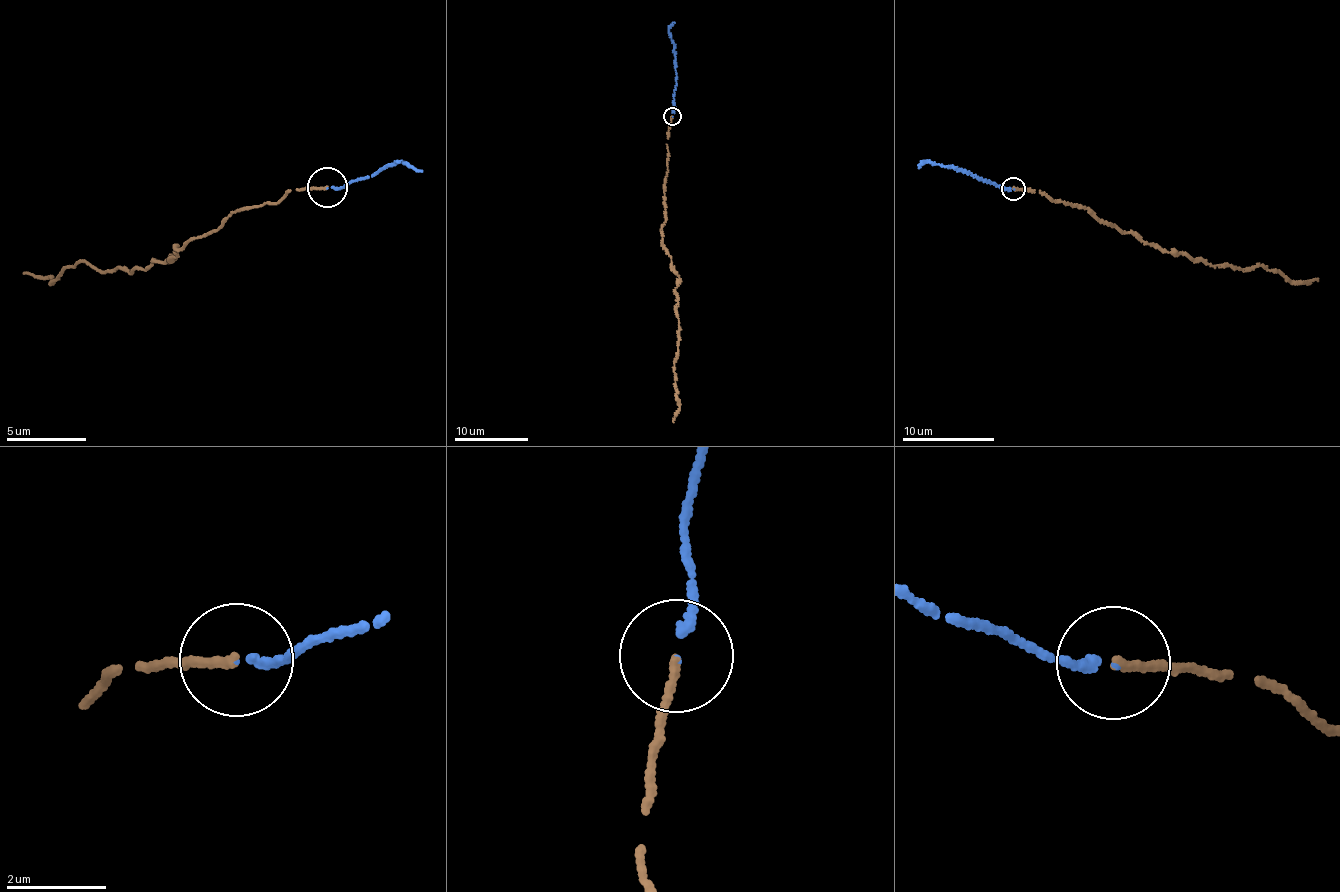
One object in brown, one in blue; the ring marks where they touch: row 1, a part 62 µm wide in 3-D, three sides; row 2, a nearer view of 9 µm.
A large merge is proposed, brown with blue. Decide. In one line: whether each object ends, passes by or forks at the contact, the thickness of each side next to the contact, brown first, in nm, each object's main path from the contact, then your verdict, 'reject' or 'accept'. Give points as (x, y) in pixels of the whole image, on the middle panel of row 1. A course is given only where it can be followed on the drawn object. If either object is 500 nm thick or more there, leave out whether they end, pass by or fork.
brown ends; blue ends; calibres 160 and 130 nm; course brown (672, 116), (666, 144), (662, 238), (679, 275), (674, 367), (680, 407), (673, 422); course blue (672, 116), (677, 83), (669, 33), (675, 22); accept

